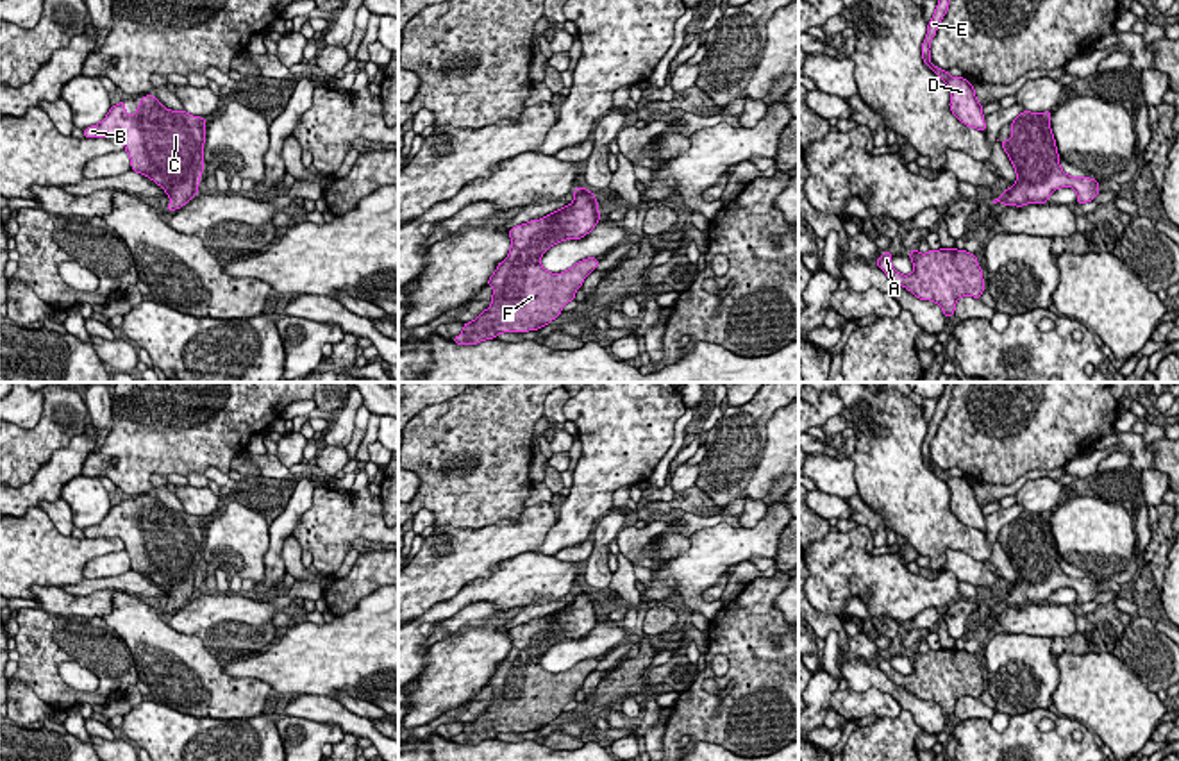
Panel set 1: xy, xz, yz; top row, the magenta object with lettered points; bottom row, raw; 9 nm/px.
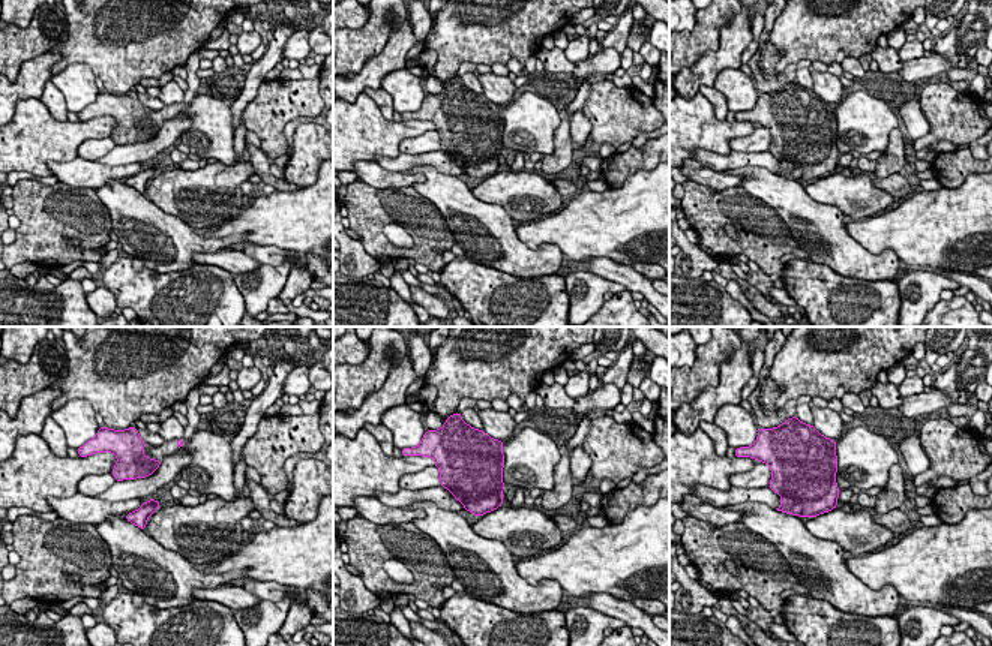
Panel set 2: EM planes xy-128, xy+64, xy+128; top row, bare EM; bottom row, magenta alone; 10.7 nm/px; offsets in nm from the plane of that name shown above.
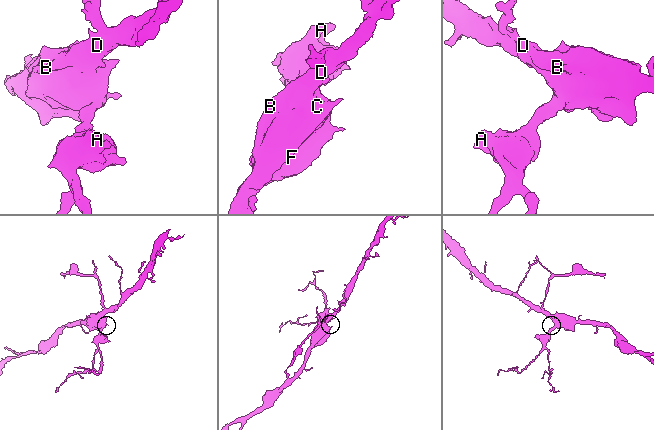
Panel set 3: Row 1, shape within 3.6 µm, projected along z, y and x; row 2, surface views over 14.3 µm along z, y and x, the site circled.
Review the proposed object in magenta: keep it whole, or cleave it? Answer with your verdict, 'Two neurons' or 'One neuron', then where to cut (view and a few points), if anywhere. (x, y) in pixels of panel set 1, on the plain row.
One neuron. No split

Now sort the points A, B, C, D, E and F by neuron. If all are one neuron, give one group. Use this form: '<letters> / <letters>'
A B C D E F

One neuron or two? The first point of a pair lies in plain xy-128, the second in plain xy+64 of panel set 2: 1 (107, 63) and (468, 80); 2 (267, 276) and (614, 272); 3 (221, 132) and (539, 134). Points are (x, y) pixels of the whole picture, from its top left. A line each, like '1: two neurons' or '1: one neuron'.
1: two neurons
2: two neurons
3: one neuron

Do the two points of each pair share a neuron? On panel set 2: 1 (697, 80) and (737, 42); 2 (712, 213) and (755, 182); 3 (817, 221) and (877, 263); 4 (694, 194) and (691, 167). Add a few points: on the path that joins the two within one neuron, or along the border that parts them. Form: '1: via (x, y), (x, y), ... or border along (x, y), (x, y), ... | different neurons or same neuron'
1: via (707, 69), (727, 53) | same neuron
2: border along (740, 185), (775, 209) | different neurons
3: via (832, 236), (862, 263) | same neuron
4: border along (688, 179), (716, 189), (727, 189) | different neurons

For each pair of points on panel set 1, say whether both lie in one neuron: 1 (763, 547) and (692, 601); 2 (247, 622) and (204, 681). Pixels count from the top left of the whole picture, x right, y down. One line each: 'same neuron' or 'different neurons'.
1: same neuron
2: different neurons

